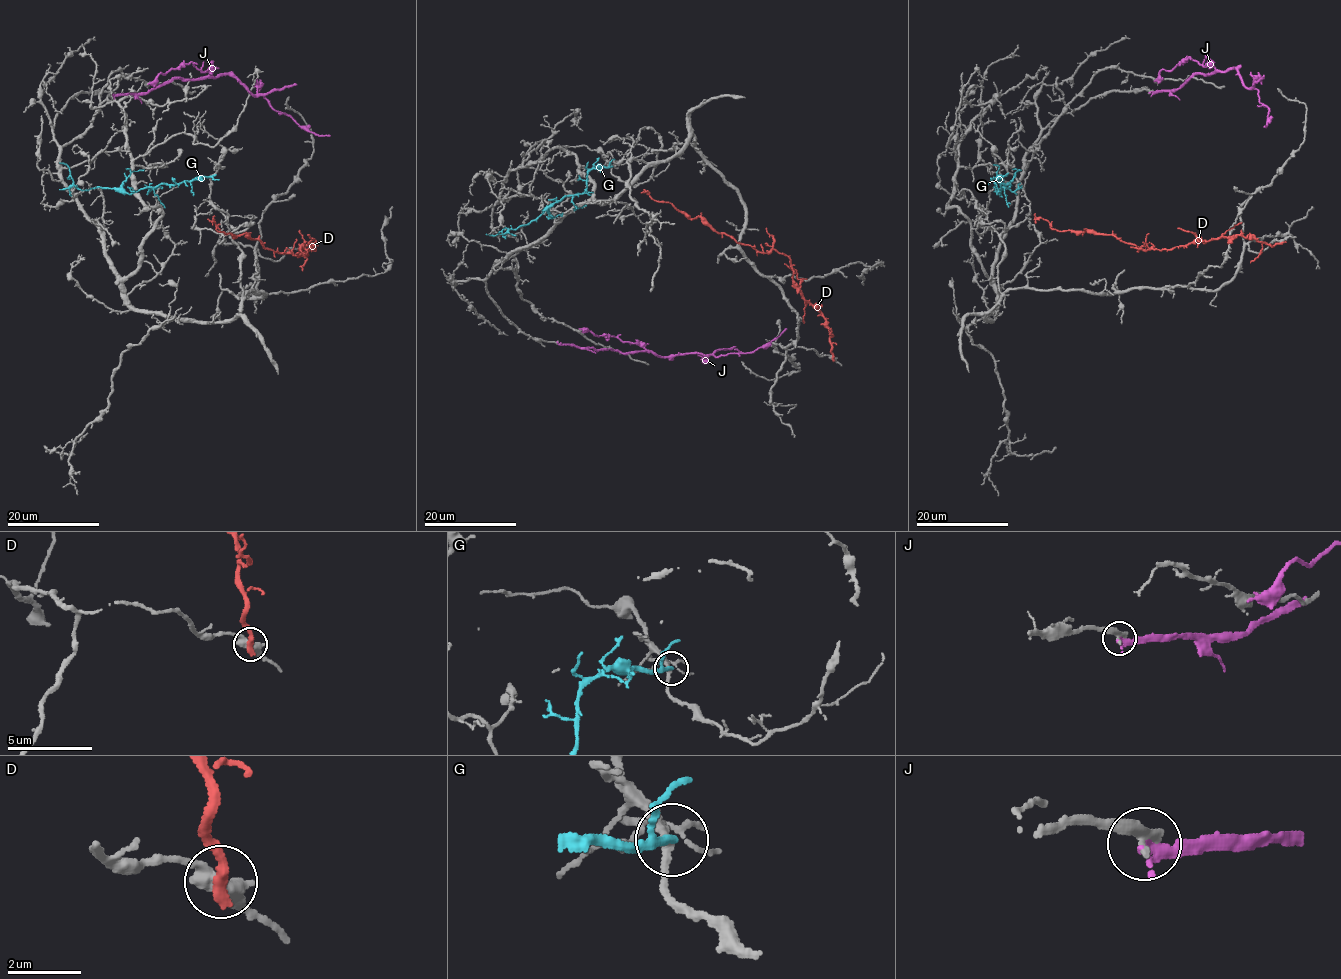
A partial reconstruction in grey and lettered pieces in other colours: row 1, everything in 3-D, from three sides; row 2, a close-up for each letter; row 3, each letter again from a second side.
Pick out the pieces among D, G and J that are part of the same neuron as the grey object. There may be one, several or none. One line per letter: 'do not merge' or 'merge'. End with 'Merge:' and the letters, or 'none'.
D: do not merge
G: do not merge
J: do not merge
Merge: none

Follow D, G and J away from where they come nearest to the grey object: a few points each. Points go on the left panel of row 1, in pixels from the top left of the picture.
D: (300, 250), (304, 254), (315, 244), (304, 245), (302, 256), (273, 252), (247, 233), (218, 231), (207, 219)
G: (215, 175), (121, 193), (106, 188), (81, 190), (73, 181), (67, 166), (59, 162)
J: (113, 94), (148, 94), (175, 78), (232, 74), (253, 95), (264, 95), (275, 110), (312, 132), (329, 134)

